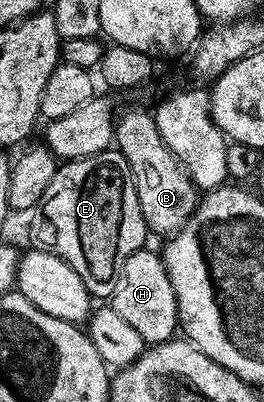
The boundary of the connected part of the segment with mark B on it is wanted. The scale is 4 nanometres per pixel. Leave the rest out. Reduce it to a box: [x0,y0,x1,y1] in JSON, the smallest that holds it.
[114,112,198,234]

